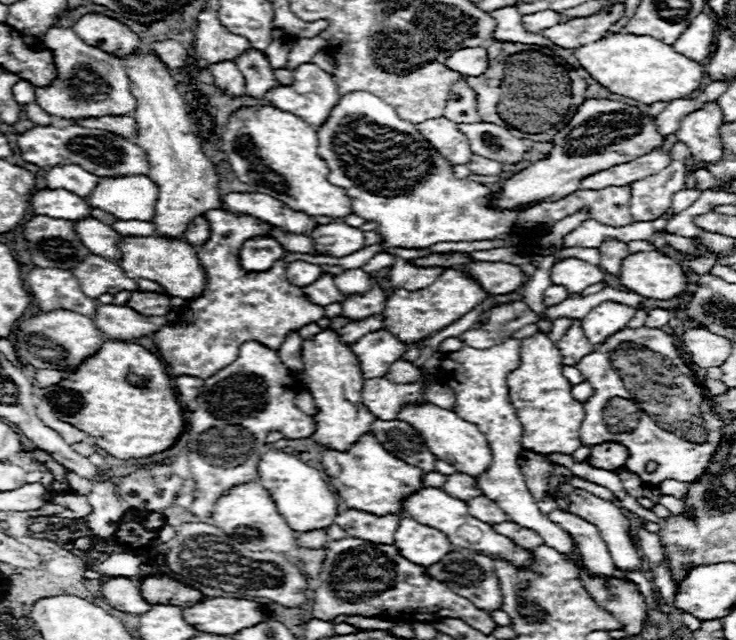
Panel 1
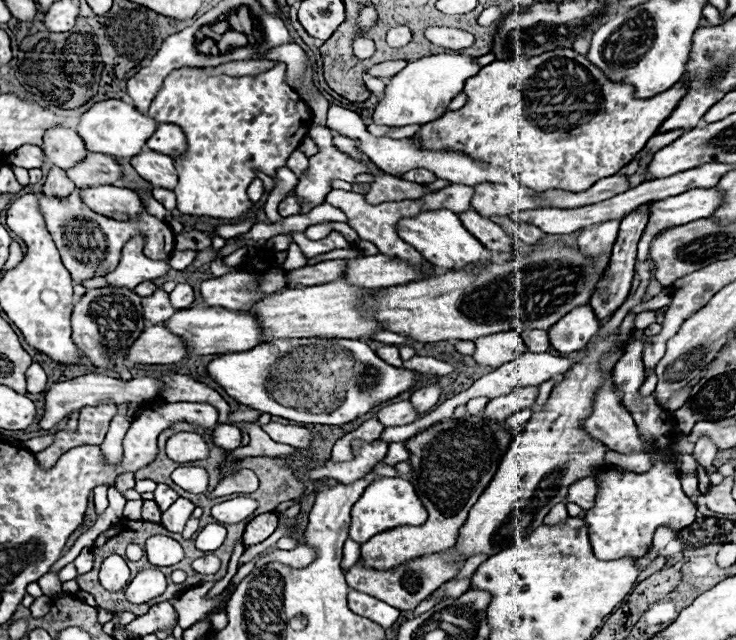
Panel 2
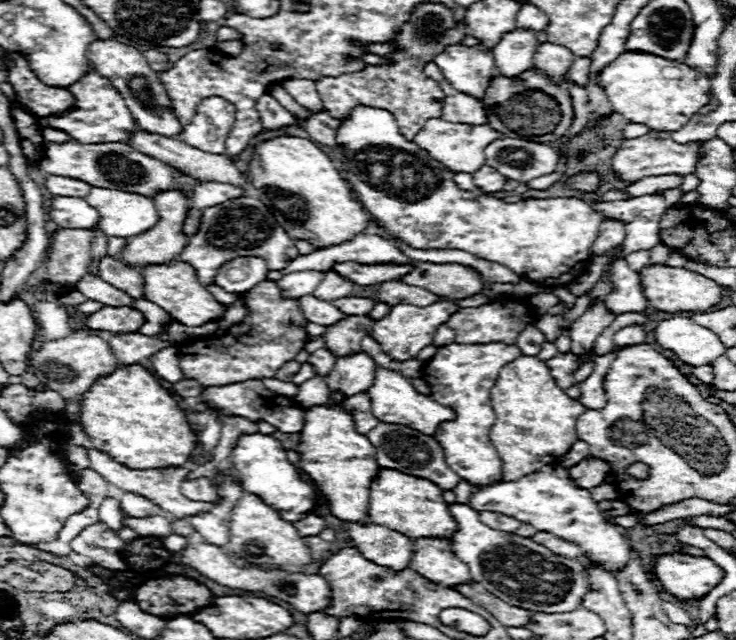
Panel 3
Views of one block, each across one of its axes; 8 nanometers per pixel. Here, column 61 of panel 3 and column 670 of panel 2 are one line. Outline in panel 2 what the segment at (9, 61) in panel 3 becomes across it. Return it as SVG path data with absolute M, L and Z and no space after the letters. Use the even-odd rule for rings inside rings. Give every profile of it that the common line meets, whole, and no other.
M556 48L532 58L496 60L466 80L464 94L468 96L468 104L462 110L446 112L442 118L424 124L420 138L414 136L414 140L428 140L428 144L436 142L426 148L452 148L456 152L468 152L468 156L476 160L488 160L488 164L512 172L526 188L536 192L548 188L582 192L596 180L614 176L634 160L634 156L658 132L660 124L688 94L688 84L678 82L652 98L634 98L634 86L608 80L598 66L572 48Z

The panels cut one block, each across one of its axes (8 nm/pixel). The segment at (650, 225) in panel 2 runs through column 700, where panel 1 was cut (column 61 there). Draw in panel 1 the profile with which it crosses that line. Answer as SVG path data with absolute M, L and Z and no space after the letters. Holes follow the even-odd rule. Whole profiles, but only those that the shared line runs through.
M38 190L32 194L32 210L34 214L44 214L50 218L66 218L66 220L78 220L82 216L90 216L90 208L84 198L68 192L68 190Z

